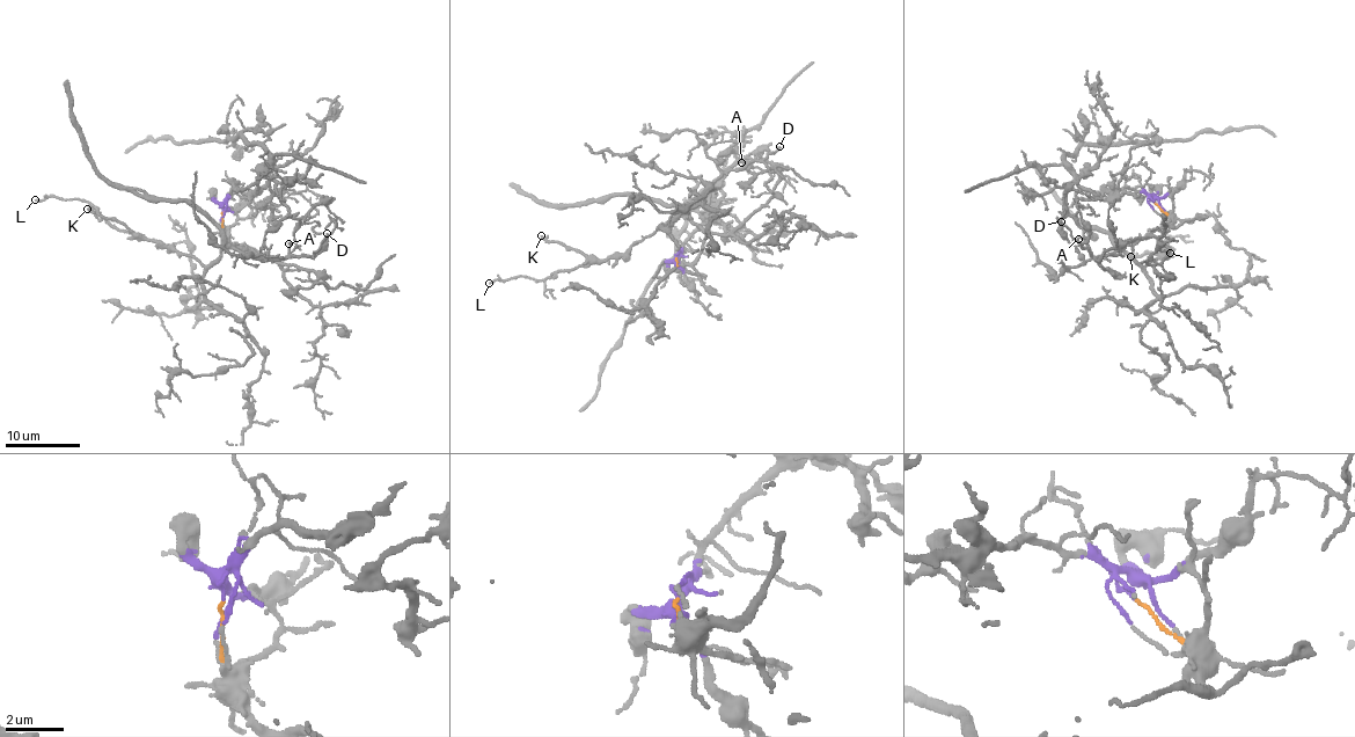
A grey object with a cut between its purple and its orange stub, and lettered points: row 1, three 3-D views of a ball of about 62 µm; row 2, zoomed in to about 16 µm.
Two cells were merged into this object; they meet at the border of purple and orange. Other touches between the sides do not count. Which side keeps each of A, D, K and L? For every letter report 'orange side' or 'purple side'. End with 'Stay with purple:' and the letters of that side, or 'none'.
A: orange side
D: orange side
K: orange side
L: orange side
Stay with purple: none

